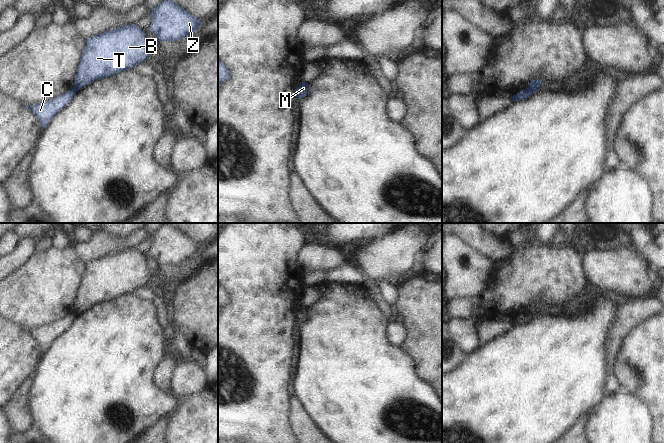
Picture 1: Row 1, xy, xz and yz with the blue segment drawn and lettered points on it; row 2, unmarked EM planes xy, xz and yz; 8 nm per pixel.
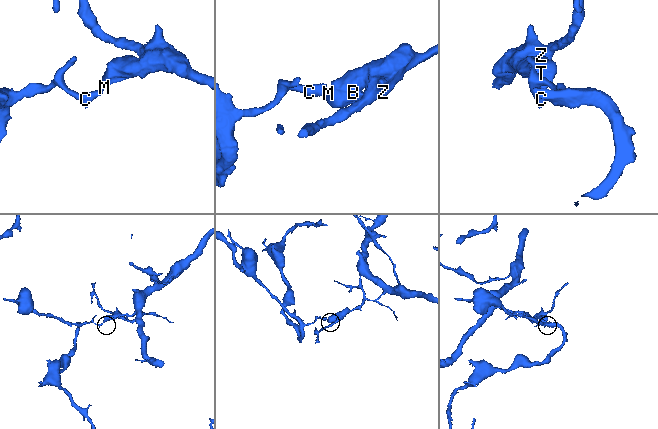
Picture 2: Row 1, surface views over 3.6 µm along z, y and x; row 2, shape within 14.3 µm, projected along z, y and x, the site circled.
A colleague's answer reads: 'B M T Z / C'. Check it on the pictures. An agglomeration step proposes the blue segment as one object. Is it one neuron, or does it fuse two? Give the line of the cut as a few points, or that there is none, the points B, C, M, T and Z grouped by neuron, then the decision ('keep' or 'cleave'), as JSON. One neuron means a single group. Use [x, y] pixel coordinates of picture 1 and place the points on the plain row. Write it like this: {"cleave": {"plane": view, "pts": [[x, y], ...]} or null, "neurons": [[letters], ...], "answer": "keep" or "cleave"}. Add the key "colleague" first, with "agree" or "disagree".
{"colleague": "agree", "cleave": {"plane": "yz", "pts": [[528, 311], [534, 316]]}, "neurons": [["B", "M", "T", "Z"], ["C"]], "answer": "cleave"}

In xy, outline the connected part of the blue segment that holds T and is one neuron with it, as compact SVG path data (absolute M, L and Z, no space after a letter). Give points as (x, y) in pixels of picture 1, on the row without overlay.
M135 248L106 255L85 266L73 308L77 315L97 303L132 293L150 280L145 253Z

